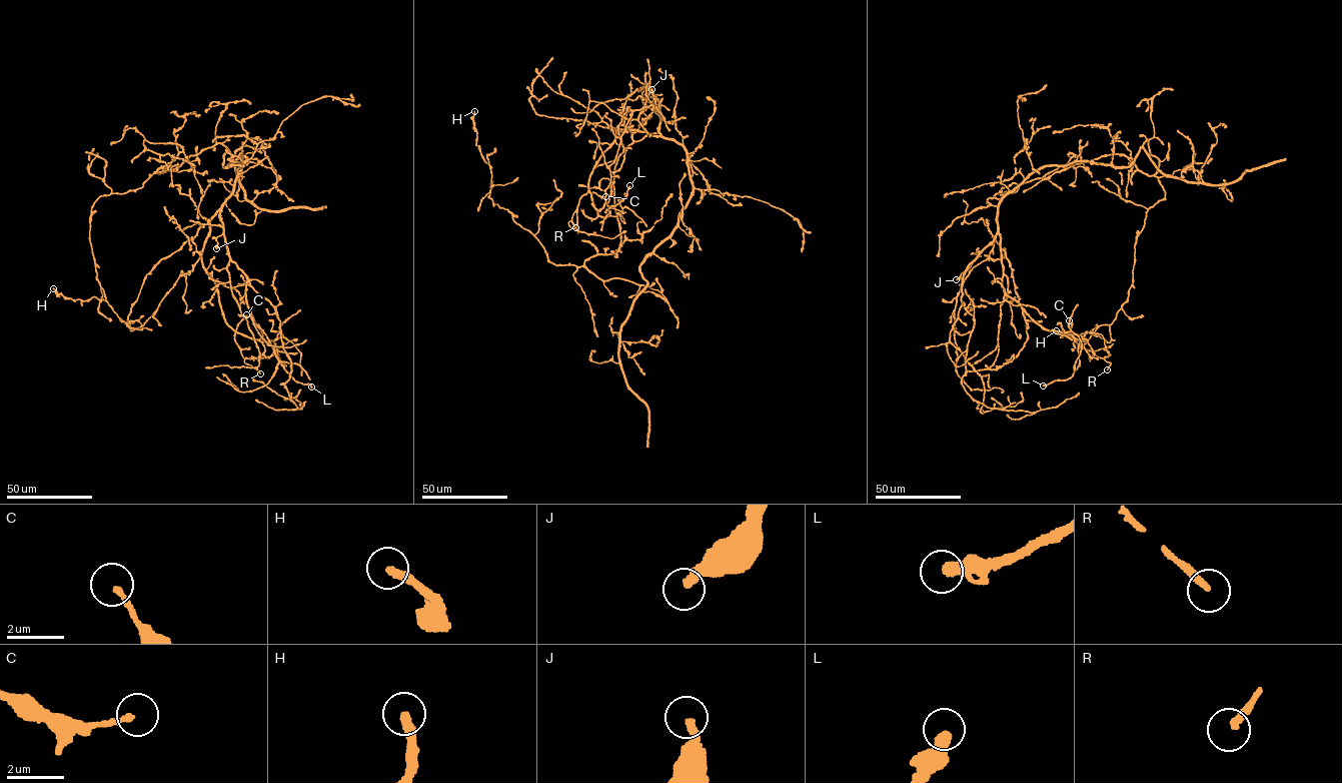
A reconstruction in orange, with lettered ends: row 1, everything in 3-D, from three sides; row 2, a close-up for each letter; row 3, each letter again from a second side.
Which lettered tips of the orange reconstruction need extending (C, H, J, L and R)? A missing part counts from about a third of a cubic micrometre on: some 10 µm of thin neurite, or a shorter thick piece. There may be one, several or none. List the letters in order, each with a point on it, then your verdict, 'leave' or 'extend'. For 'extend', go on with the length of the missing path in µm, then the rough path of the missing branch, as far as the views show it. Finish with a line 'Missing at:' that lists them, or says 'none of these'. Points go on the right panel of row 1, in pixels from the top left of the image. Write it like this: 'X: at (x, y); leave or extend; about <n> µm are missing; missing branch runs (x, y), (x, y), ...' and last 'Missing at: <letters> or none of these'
C: at (1069, 320); leave
H: at (1056, 330); extend; about 35 µm are missing
J: at (956, 279); leave
L: at (1043, 385); leave
R: at (1107, 369); extend; about 10 µm are missing
Missing at: H, R

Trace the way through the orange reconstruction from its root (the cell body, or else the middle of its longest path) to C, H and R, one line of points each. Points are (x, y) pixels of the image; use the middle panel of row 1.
C: (681, 211), (693, 186), (683, 146), (670, 139), (620, 124), (589, 176), (588, 192), (605, 196)
H: (681, 211), (640, 264), (646, 284), (551, 263), (488, 197), (490, 167), (476, 144), (474, 111)
R: (681, 211), (693, 186), (683, 146), (619, 124), (568, 222), (571, 228), (575, 227)

